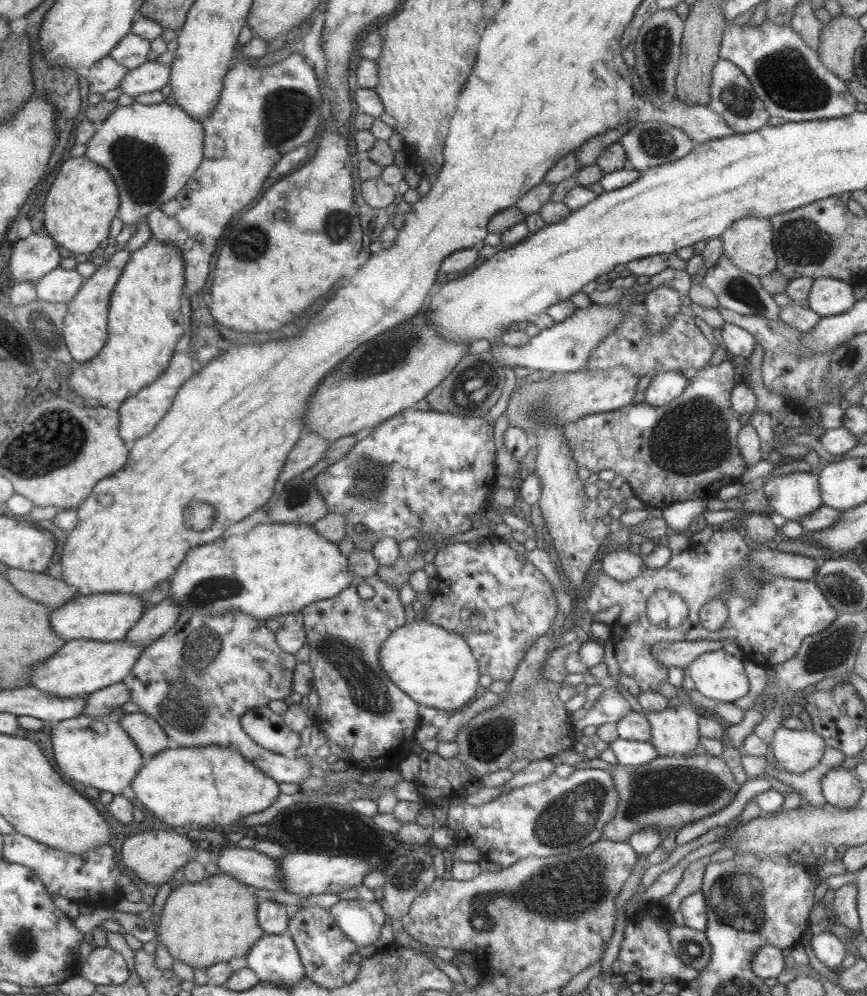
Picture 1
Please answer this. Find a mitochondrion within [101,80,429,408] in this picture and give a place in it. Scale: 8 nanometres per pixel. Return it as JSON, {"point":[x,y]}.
{"point":[143,170]}

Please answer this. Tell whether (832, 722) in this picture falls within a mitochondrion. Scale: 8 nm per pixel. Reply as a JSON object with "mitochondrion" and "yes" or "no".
{"mitochondrion":"no"}

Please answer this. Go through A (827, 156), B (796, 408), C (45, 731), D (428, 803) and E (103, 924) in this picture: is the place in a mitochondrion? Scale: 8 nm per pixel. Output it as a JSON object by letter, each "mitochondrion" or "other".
{"A":"other","B":"other","C":"other","D":"other","E":"other"}

